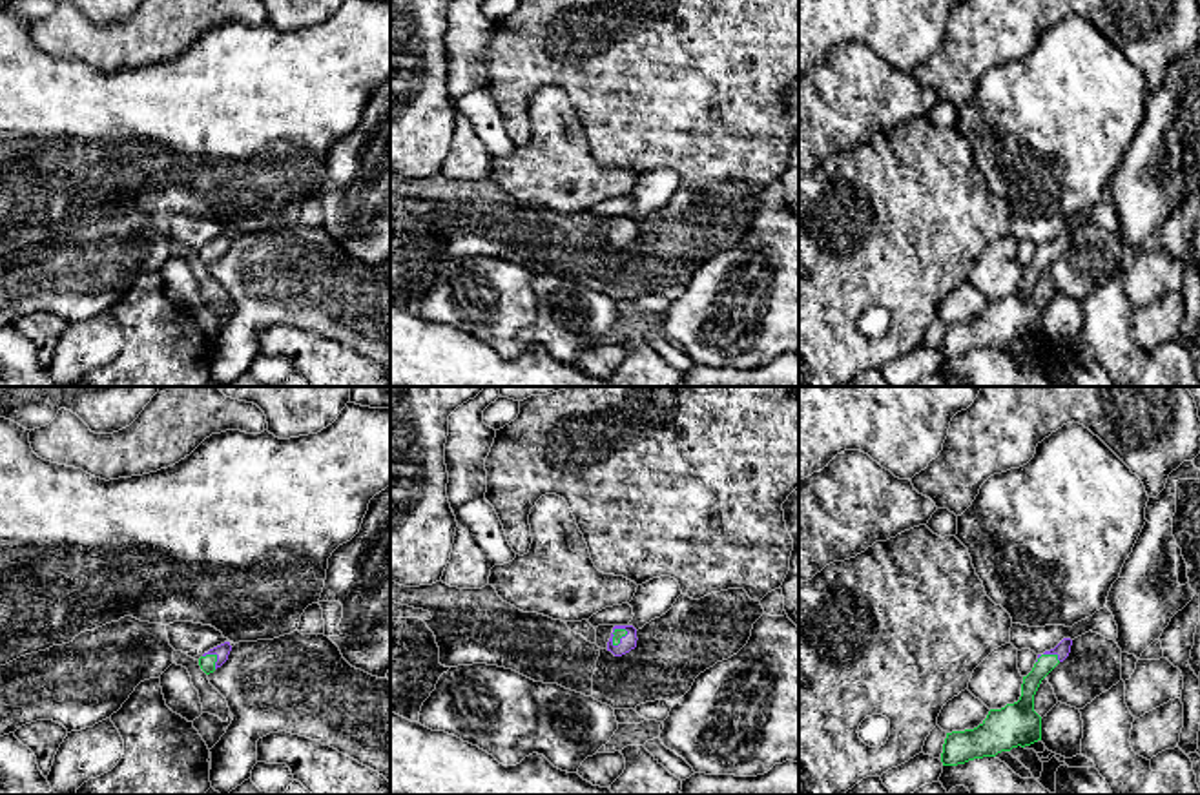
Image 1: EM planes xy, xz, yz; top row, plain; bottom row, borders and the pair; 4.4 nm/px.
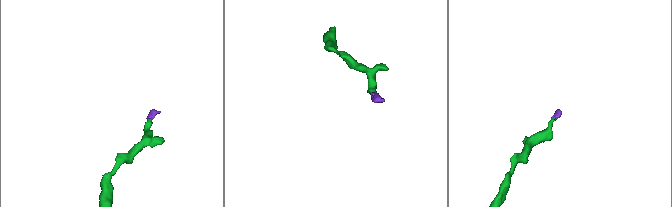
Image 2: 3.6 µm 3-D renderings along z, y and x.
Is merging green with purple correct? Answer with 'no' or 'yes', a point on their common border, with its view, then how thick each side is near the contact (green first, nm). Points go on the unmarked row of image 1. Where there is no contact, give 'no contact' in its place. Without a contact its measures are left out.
yes; contact xy (216, 248); calibres 70 and 60 nm

